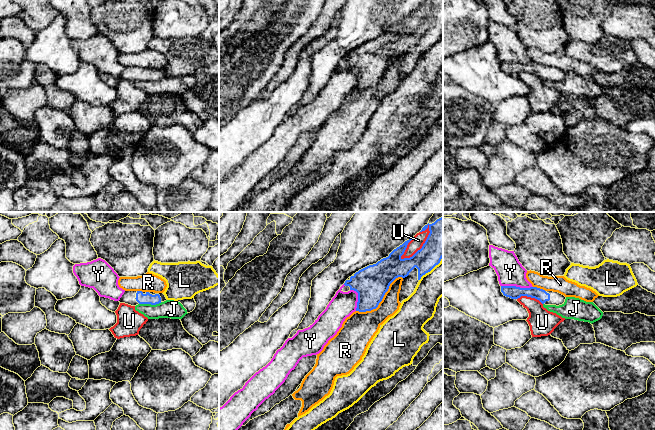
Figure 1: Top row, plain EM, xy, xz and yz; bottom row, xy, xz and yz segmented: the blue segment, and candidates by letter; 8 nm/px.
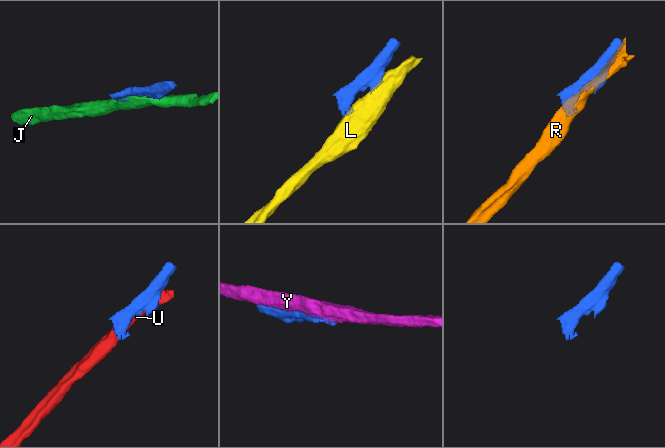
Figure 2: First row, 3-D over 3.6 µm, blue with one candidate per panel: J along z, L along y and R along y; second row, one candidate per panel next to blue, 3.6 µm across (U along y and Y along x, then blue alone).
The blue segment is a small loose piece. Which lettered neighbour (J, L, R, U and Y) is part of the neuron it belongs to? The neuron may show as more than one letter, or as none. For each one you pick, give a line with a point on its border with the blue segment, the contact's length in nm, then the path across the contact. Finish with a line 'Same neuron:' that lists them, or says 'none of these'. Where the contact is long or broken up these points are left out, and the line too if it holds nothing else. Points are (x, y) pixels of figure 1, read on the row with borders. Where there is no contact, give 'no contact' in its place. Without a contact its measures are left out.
Same neuron: none of these

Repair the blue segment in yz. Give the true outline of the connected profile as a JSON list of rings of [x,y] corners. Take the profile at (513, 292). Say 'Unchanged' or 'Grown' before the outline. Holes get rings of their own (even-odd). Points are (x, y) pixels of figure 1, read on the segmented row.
Grown. [[[501,286],[501,292],[504,296],[511,299],[518,299],[521,296],[527,296],[539,300],[545,305],[562,305],[566,297],[558,292],[545,291],[537,287],[520,288],[516,286]]]

